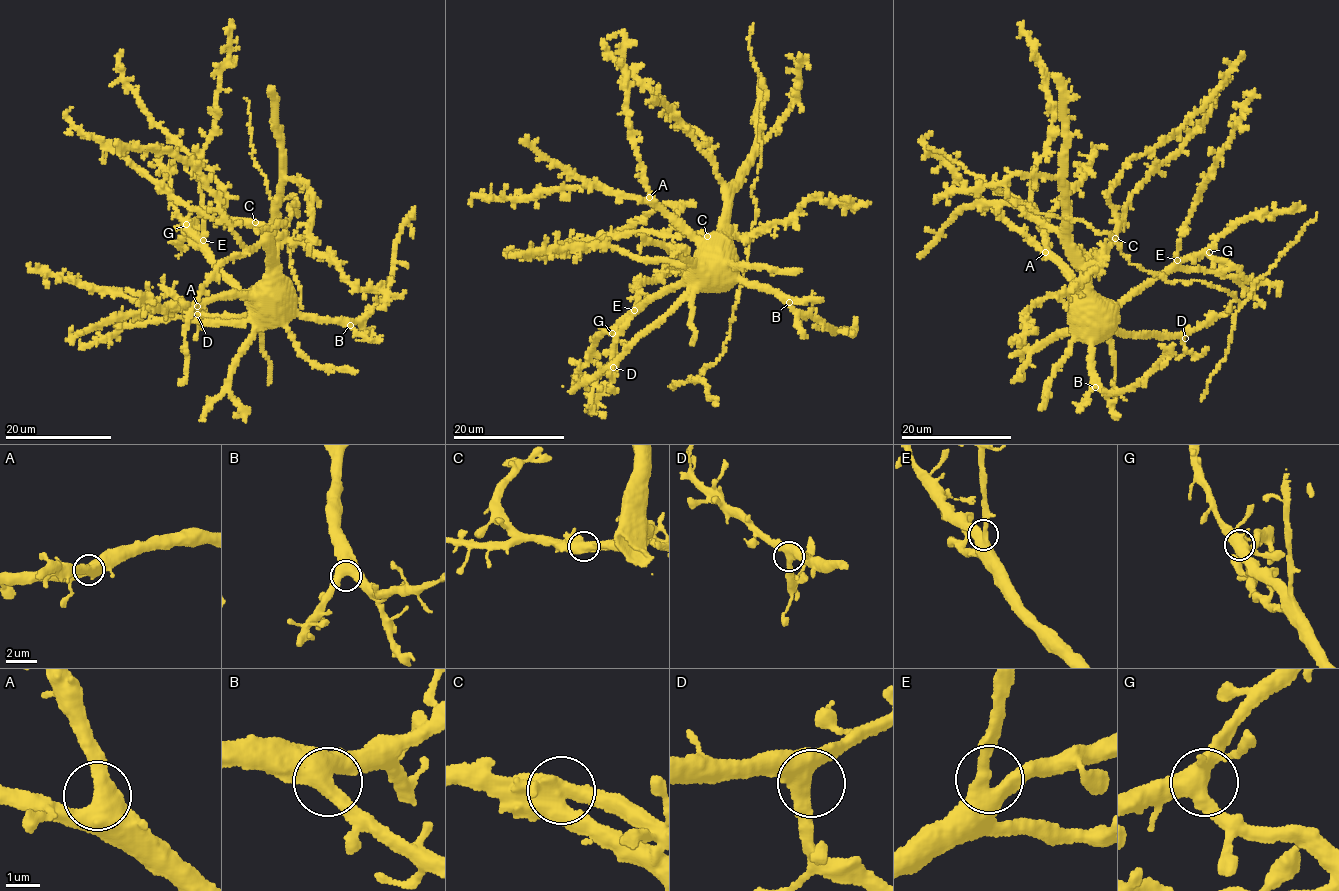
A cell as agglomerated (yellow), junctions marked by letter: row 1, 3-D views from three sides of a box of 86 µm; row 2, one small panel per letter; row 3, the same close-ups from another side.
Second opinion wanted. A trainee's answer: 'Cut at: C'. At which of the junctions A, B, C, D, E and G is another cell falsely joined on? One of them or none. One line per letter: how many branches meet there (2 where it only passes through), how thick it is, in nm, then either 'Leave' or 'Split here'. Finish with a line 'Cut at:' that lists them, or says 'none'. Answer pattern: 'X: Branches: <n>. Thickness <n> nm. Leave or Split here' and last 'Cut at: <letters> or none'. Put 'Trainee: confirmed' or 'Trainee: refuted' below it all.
A: Branches: 3. Thickness 460 nm. Leave
B: Branches: 3. Thickness 480 nm. Leave
C: Branches: 4. Thickness 550 nm. Split here
D: Branches: 3. Thickness 400 nm. Leave
E: Branches: 3. Thickness 400 nm. Leave
G: Branches: 5. Thickness 480 nm. Leave
Cut at: C
Trainee: confirmed

